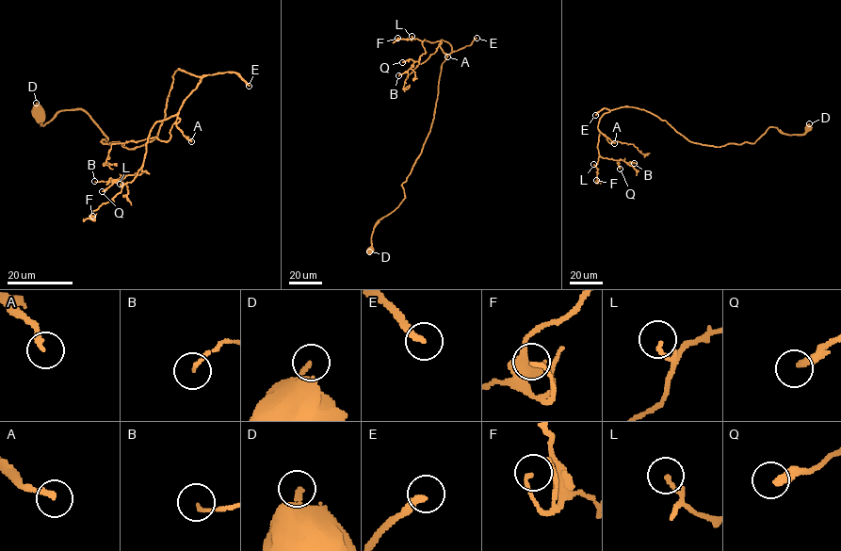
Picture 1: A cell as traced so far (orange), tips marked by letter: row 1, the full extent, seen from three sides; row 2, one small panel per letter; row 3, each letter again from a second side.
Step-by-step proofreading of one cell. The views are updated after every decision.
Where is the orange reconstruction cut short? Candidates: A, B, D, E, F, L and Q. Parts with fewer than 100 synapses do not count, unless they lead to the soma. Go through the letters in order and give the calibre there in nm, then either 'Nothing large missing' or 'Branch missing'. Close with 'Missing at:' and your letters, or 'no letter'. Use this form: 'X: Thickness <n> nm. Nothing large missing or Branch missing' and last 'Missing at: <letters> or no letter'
A: Thickness 190 nm. Branch missing
B: Thickness 120 nm. Nothing large missing
D: Thickness 300 nm. Nothing large missing
E: Thickness 240 nm. Branch missing
F: Thickness 120 nm. Nothing large missing
L: Thickness 120 nm. Nothing large missing
Q: Thickness 300 nm. Nothing large missing
Missing at: A, E

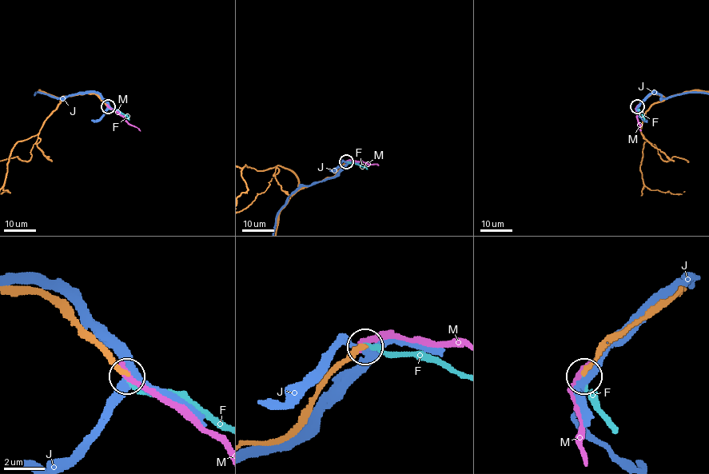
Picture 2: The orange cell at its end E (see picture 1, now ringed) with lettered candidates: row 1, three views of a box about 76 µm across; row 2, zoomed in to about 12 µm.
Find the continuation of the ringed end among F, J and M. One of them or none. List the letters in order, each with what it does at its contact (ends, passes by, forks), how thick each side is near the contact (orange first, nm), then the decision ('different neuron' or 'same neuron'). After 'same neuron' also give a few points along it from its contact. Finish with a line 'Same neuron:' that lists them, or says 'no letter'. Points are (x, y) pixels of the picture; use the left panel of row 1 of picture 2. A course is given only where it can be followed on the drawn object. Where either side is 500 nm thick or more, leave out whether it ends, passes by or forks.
F: it ends there; 240 nm thick on the orange side, 260 nm on the other; same neuron; it runs (108, 106), (117, 109), (129, 120)
J: it forks there; 240 nm thick on the orange side, 320 nm on the other; different neuron
M: it ends there; 280 nm thick on the orange side, 280 nm on the other; different neuron
Same neuron: F

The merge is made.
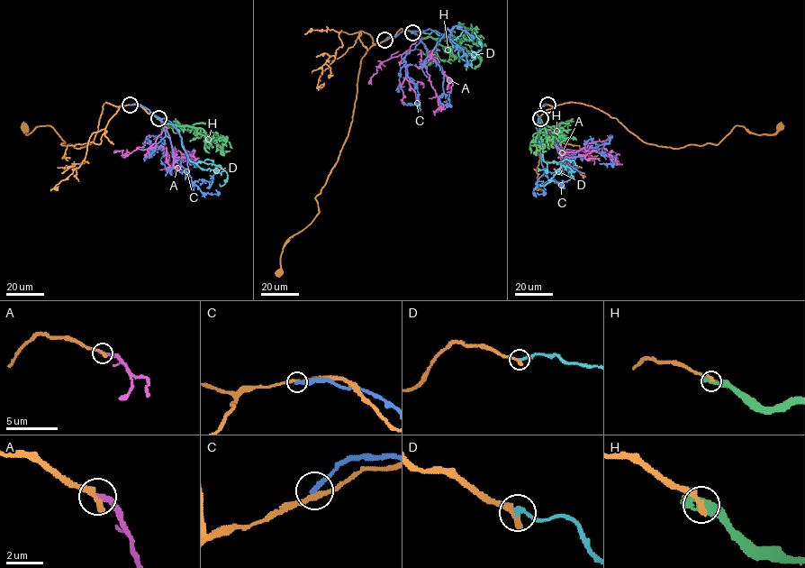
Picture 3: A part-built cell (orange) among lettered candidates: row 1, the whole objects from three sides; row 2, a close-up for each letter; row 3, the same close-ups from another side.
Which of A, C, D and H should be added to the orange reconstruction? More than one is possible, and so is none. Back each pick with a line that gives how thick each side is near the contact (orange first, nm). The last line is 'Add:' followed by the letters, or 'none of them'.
D: 320 nm thick on the orange side, 240 nm on the other
Add: D

